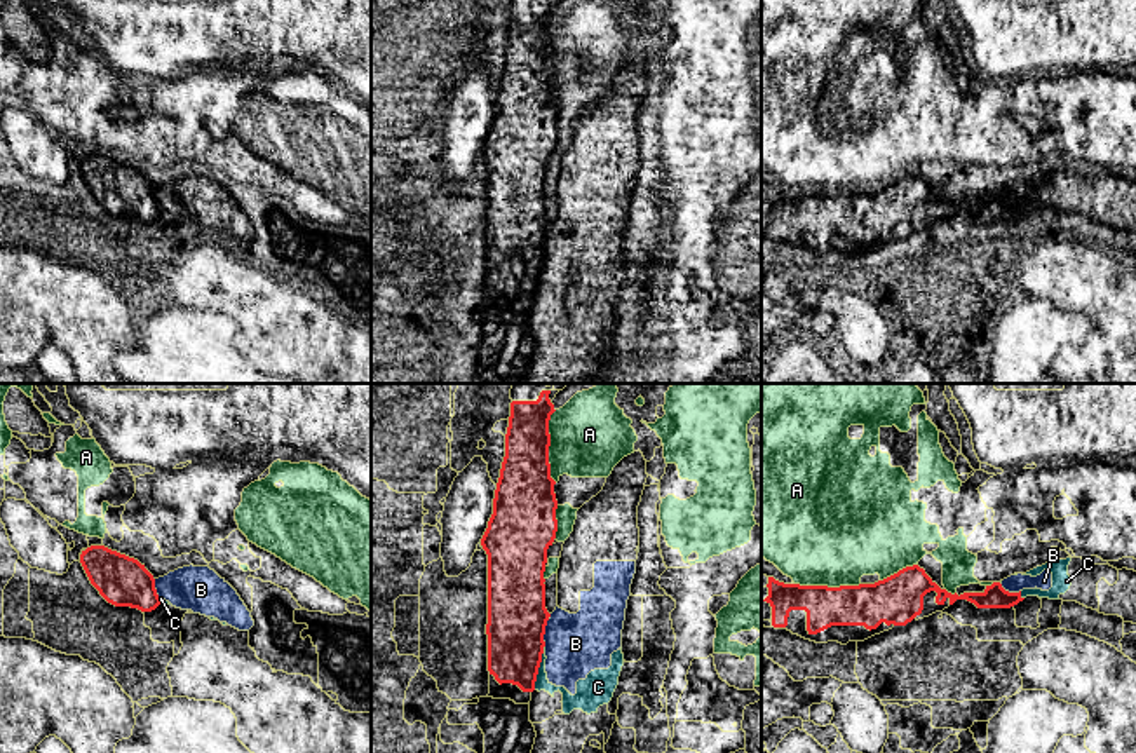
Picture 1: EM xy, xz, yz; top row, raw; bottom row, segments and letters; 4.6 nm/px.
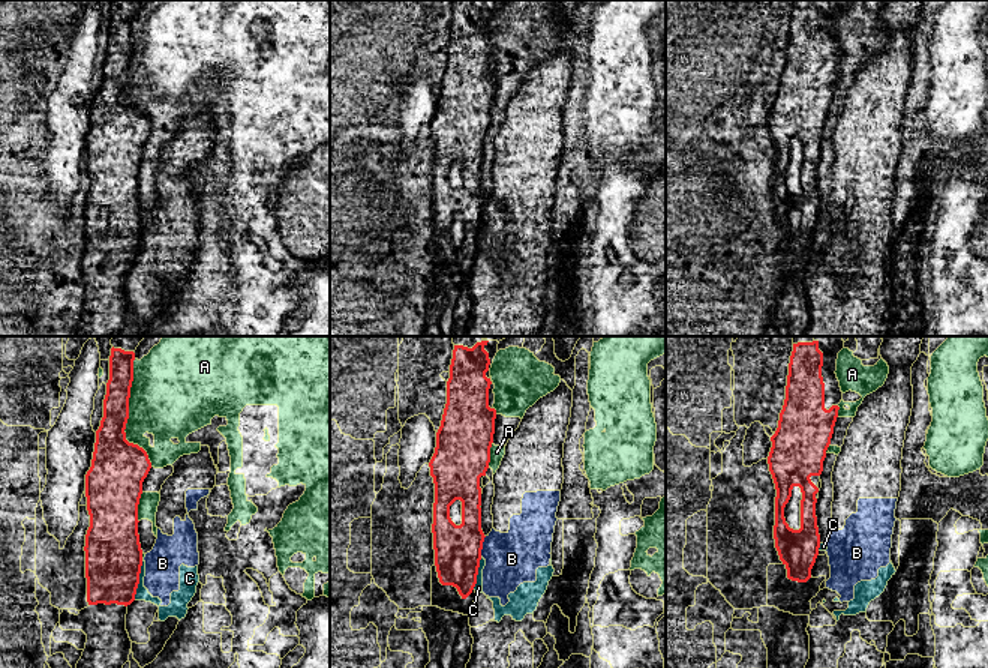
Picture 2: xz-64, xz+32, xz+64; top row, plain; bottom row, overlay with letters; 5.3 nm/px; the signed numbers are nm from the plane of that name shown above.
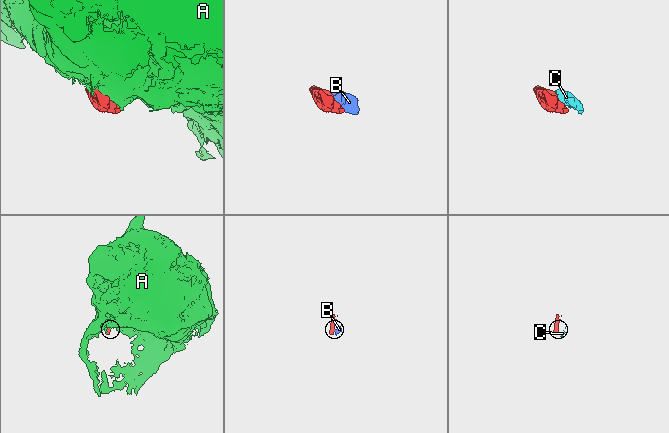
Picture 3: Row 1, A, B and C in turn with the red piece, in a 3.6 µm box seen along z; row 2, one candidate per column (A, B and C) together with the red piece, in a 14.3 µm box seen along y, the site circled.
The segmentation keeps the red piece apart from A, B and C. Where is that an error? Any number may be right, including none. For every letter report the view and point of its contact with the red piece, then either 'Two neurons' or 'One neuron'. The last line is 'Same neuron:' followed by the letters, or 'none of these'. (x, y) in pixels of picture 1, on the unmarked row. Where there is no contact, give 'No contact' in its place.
A: Touches red at xz (549, 54). Two neurons
B: Touches red at xz (544, 243). Two neurons
C: Touches red at xz (539, 276). Two neurons
Same neuron: none of these

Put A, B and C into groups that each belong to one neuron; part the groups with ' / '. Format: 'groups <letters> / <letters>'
groups A / B C

